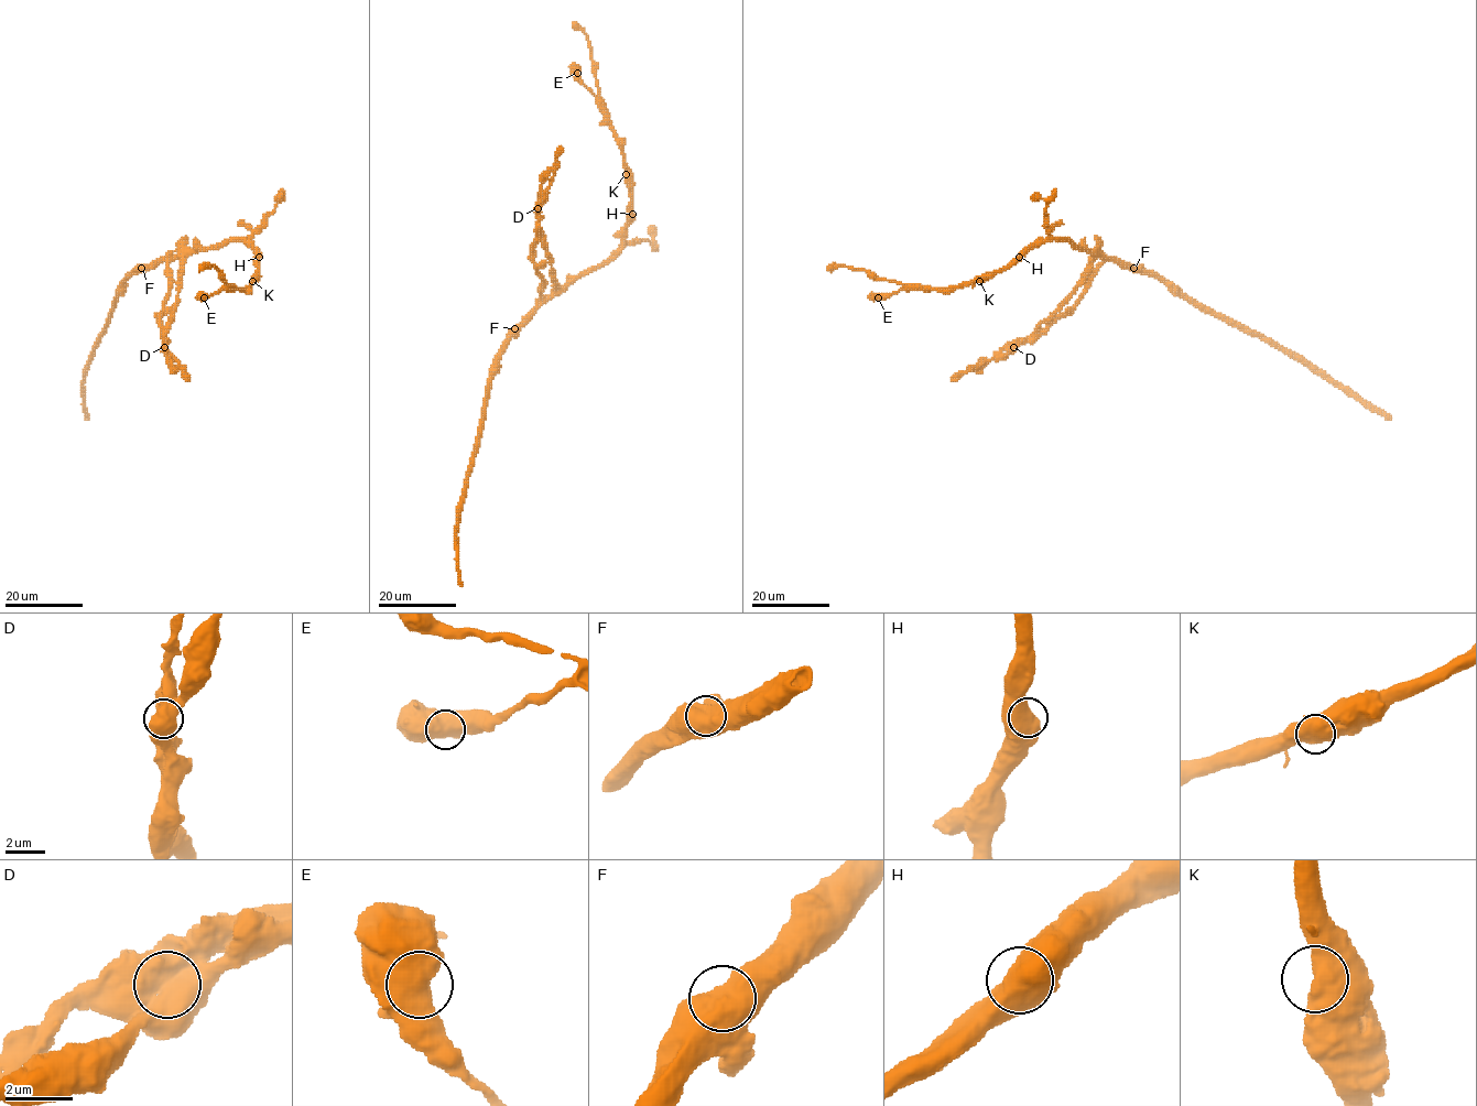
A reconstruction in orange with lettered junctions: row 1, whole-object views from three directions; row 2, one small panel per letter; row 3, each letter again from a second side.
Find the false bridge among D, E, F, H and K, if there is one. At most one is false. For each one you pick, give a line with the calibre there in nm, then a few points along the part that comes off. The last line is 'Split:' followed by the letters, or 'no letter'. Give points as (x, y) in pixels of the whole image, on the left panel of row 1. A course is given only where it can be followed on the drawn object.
D: calibre 1100 nm; course (164, 346), (165, 328), (170, 323), (181, 279), (181, 256), (173, 251), (162, 261)
Split: D

